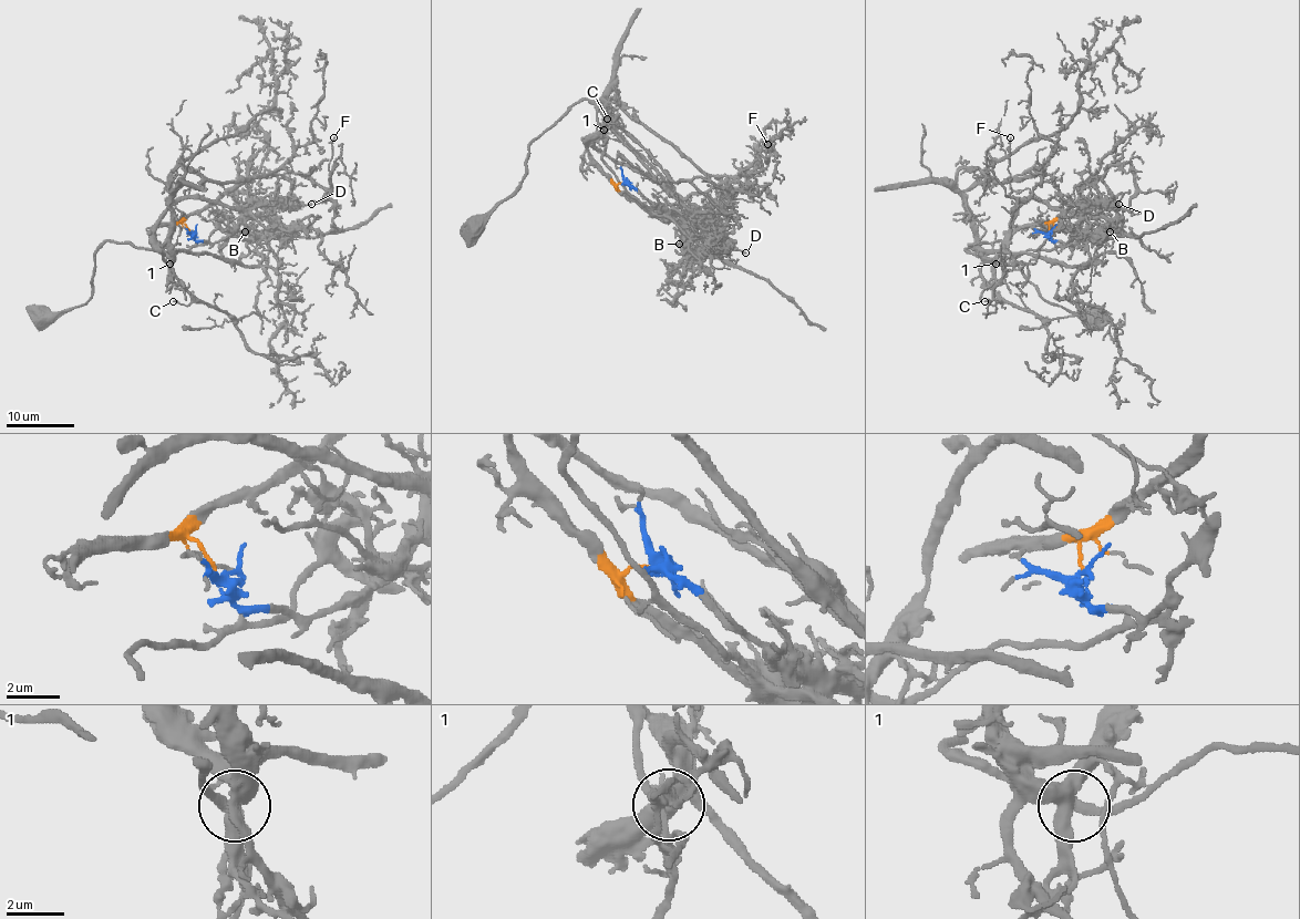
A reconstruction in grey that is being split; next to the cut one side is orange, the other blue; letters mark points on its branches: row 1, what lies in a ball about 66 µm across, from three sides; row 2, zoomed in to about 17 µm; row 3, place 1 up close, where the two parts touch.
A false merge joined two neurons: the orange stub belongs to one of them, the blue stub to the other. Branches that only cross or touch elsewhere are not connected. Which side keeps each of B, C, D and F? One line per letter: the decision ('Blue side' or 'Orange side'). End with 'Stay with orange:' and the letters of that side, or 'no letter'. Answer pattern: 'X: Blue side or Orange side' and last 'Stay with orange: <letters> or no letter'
B: Blue side
C: Orange side
D: Blue side
F: Orange side
Stay with orange: C, F

